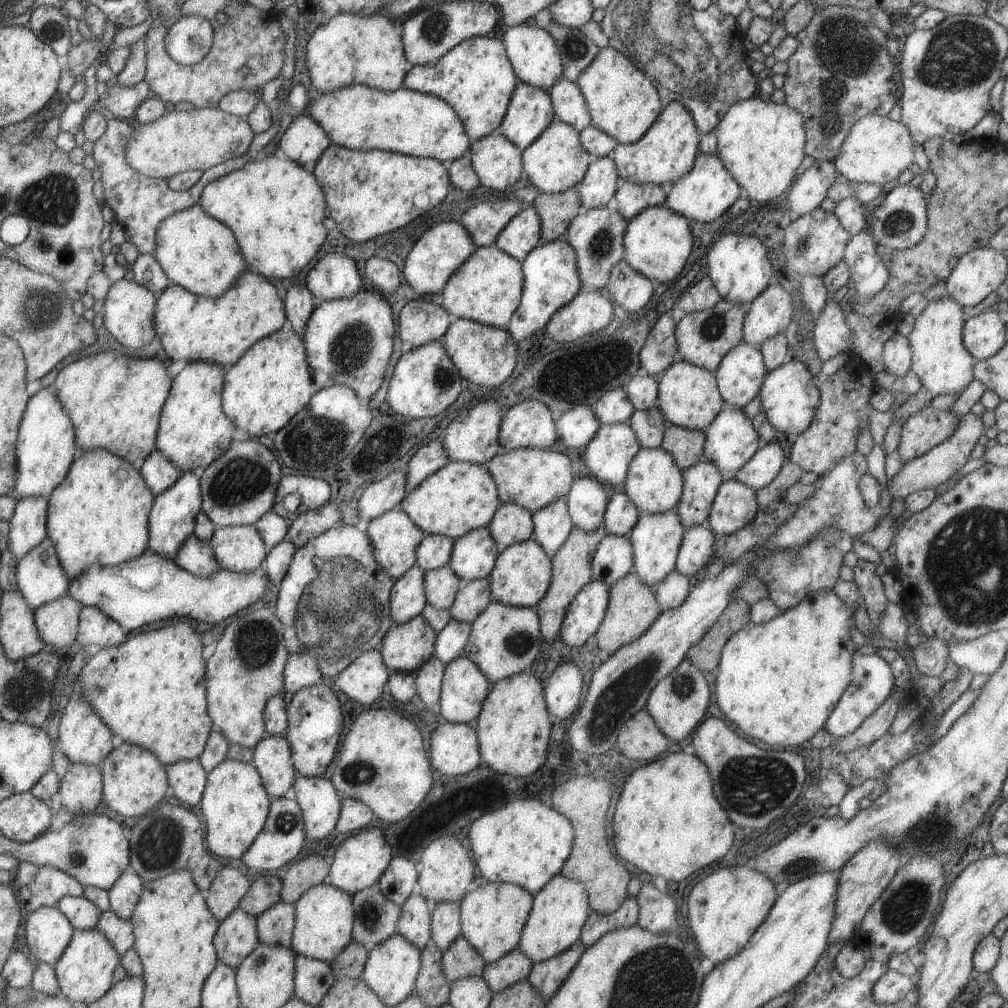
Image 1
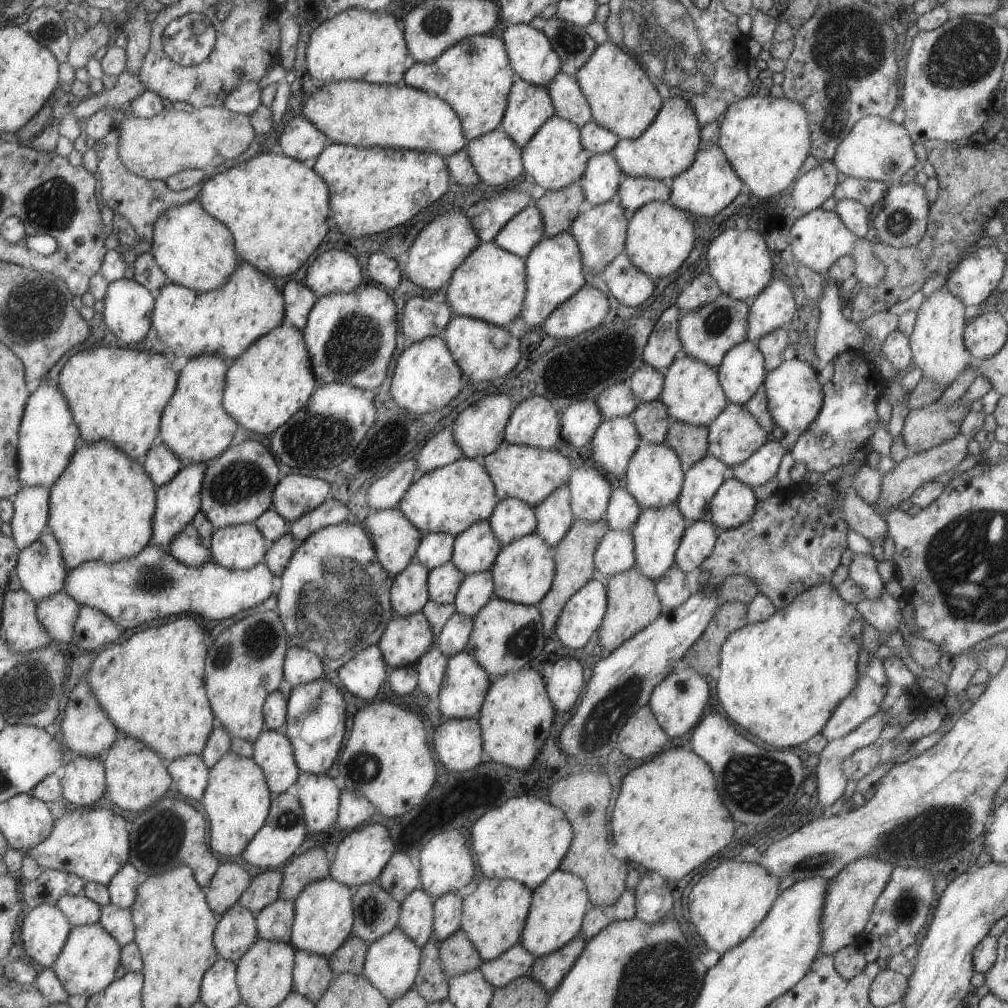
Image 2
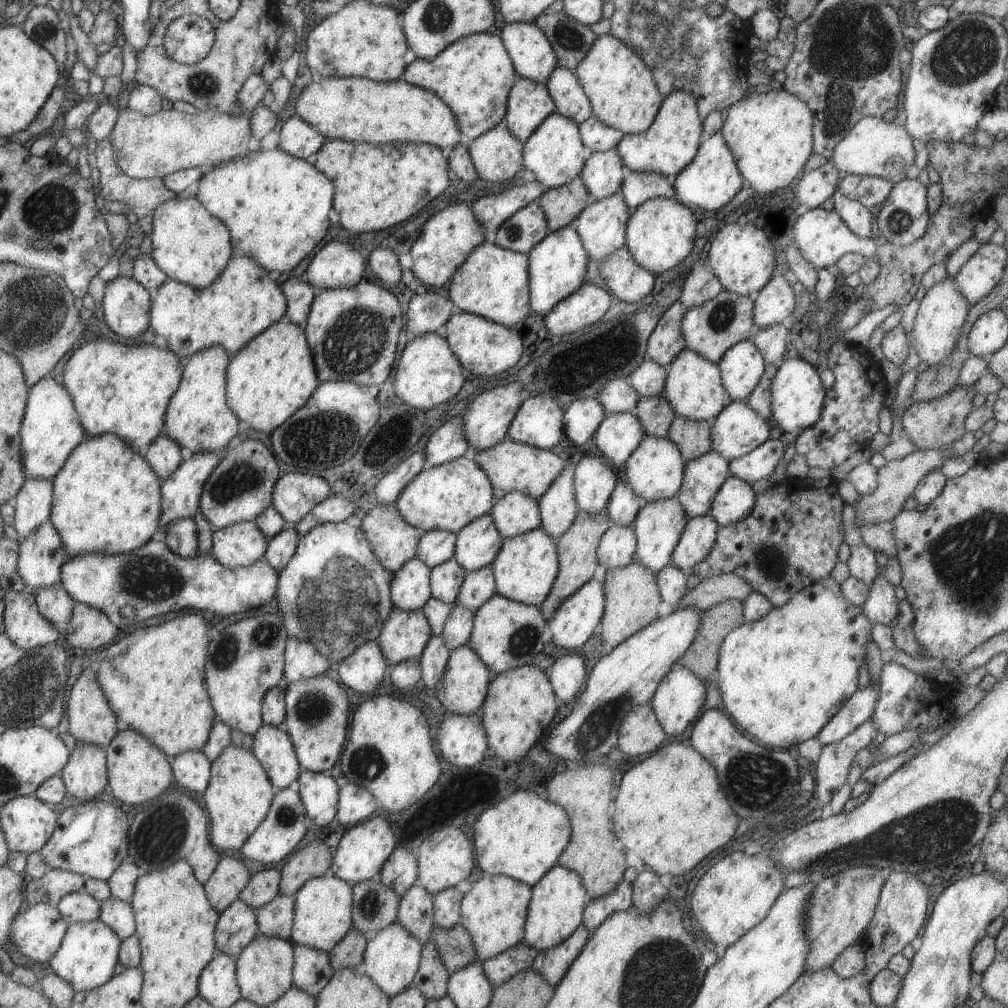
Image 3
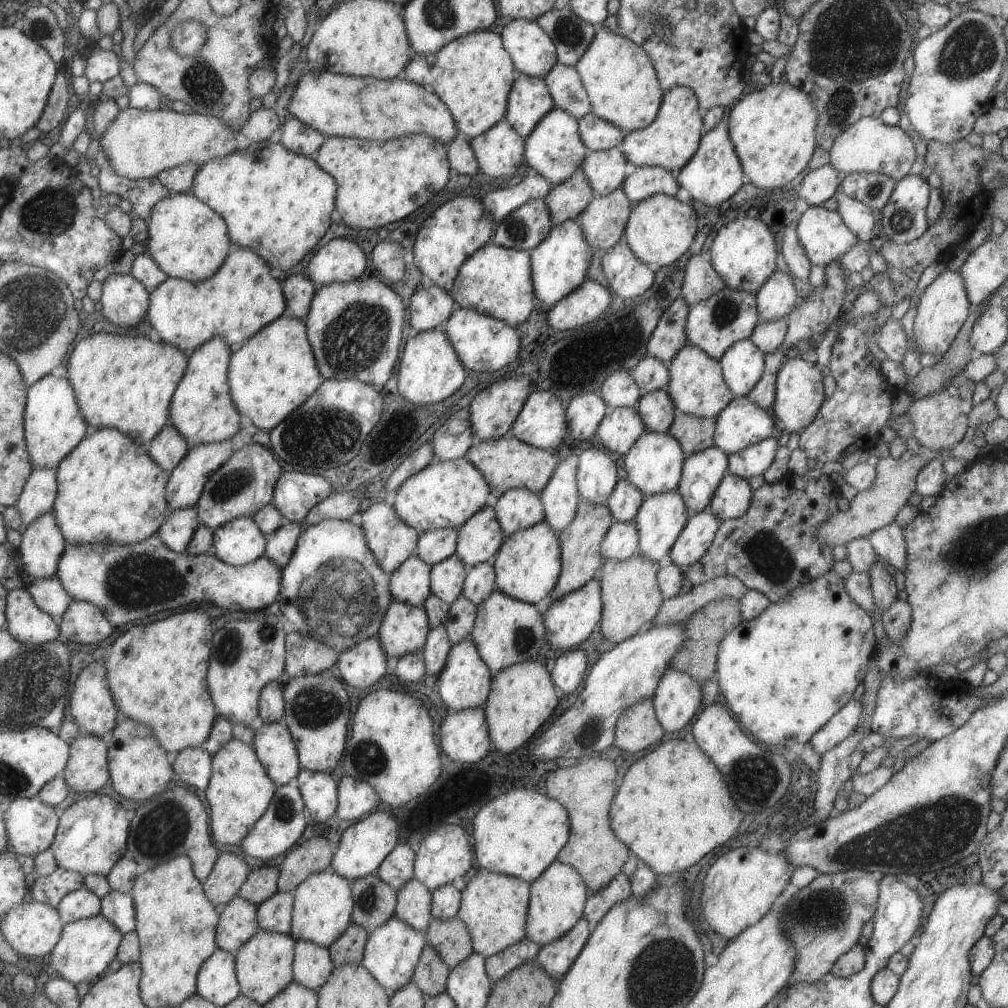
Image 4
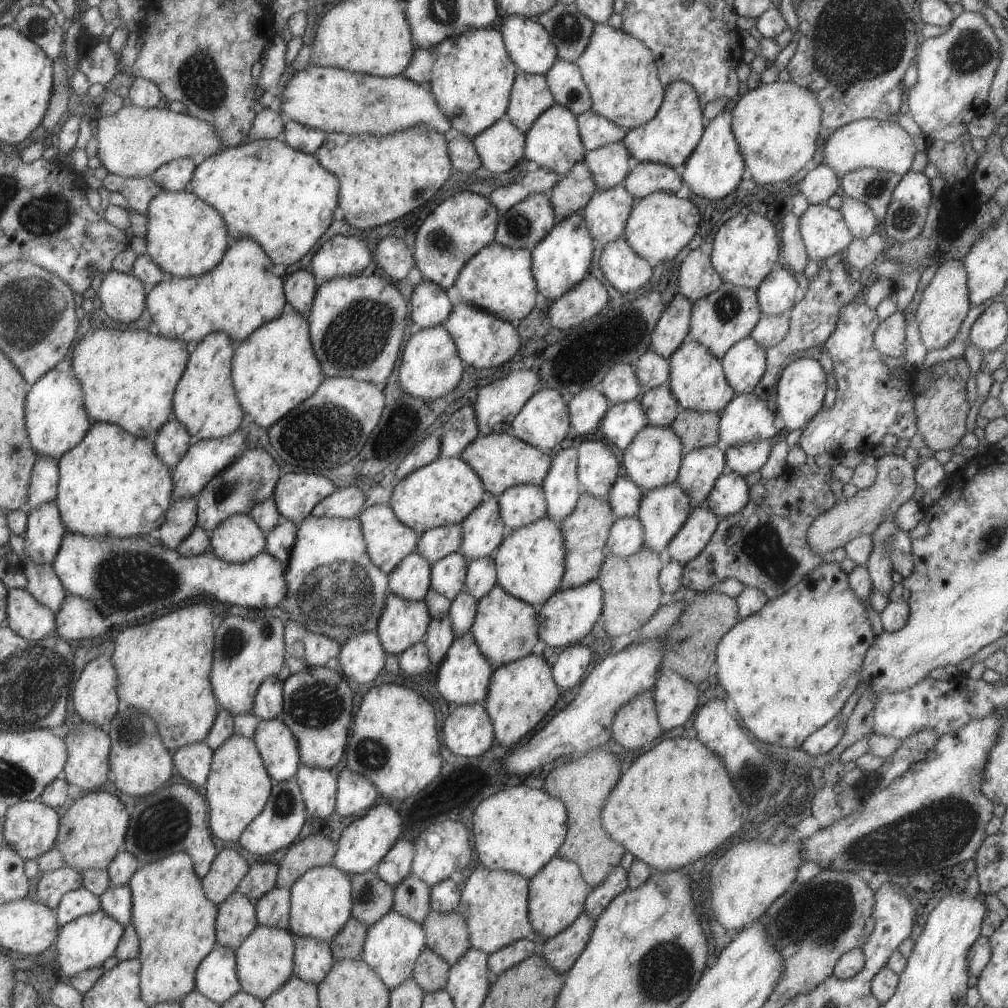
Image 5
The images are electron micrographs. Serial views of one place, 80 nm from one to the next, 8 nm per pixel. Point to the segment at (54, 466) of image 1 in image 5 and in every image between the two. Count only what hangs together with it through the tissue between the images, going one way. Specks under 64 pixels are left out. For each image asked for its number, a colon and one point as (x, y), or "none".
2: (47, 436)
3: (50, 429)
4: (53, 425)
5: (55, 418)

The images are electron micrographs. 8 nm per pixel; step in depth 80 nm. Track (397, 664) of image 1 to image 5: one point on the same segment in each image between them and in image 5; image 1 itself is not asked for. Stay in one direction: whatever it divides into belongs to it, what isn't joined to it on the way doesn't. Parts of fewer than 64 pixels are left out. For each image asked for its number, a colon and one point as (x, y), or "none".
2: (404, 639)
3: (403, 635)
4: (403, 628)
5: (401, 623)

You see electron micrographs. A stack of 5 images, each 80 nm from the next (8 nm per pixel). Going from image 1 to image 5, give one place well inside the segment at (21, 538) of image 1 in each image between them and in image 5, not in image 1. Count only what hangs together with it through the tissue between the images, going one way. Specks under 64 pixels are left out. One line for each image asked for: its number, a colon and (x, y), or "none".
2: (30, 505)
3: (31, 505)
4: (39, 491)
5: (42, 486)

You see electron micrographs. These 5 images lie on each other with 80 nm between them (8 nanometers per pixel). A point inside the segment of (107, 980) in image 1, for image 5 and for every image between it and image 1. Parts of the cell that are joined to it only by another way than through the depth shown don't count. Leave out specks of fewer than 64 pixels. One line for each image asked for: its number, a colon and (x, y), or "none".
2: (85, 964)
3: (85, 957)
4: (86, 946)
5: (84, 943)

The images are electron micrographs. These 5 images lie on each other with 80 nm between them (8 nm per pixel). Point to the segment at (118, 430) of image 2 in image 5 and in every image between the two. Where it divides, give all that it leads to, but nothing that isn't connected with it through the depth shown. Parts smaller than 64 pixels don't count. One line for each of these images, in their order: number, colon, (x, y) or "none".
3: (123, 388)
4: (124, 382)
5: (127, 377)

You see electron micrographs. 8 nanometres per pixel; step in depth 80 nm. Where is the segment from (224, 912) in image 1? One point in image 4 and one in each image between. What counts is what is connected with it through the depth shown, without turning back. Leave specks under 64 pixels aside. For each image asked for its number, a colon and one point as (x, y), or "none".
2: (229, 880)
3: (229, 876)
4: (229, 871)

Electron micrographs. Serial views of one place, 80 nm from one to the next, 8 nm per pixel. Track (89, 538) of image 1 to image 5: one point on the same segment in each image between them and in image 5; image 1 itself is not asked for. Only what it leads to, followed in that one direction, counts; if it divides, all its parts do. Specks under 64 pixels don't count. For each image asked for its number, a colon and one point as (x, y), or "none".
2: (101, 506)
3: (105, 497)
4: (108, 488)
5: (112, 483)

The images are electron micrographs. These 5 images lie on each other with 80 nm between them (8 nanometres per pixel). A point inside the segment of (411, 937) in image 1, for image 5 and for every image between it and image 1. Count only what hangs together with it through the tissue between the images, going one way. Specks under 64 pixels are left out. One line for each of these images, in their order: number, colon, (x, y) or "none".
2: (415, 916)
3: (414, 912)
4: (413, 899)
5: (411, 897)

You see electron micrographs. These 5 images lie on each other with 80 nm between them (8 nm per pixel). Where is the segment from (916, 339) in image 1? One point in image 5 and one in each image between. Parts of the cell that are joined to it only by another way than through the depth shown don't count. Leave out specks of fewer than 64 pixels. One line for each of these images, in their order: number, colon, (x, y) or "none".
2: (936, 342)
3: (941, 311)
4: (942, 308)
5: (944, 301)

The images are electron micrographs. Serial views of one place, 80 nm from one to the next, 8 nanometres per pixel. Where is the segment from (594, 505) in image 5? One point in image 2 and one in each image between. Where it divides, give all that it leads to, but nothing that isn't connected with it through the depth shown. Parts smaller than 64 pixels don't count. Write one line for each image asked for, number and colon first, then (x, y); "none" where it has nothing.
2: (573, 555)
3: (576, 548)
4: (579, 541)

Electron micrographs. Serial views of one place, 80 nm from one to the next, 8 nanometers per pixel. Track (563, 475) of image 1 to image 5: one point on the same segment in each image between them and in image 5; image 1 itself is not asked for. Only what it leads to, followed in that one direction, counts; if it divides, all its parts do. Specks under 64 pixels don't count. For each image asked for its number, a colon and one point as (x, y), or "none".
2: (520, 471)
3: (510, 466)
4: (505, 463)
5: (500, 461)

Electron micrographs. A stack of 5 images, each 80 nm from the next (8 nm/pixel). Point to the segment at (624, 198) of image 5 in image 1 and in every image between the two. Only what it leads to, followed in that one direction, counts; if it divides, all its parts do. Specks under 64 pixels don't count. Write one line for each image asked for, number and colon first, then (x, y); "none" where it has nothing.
1: (596, 235)
2: (600, 231)
3: (601, 225)
4: (602, 221)

